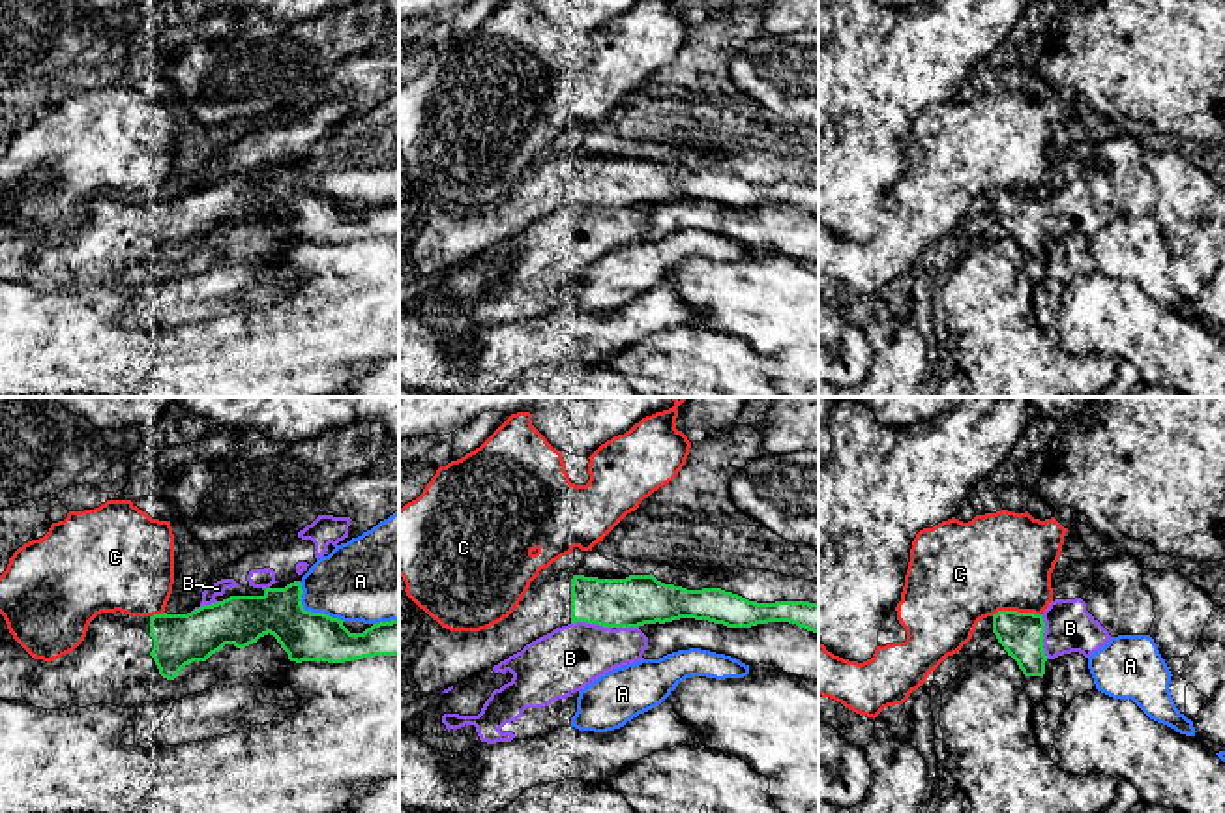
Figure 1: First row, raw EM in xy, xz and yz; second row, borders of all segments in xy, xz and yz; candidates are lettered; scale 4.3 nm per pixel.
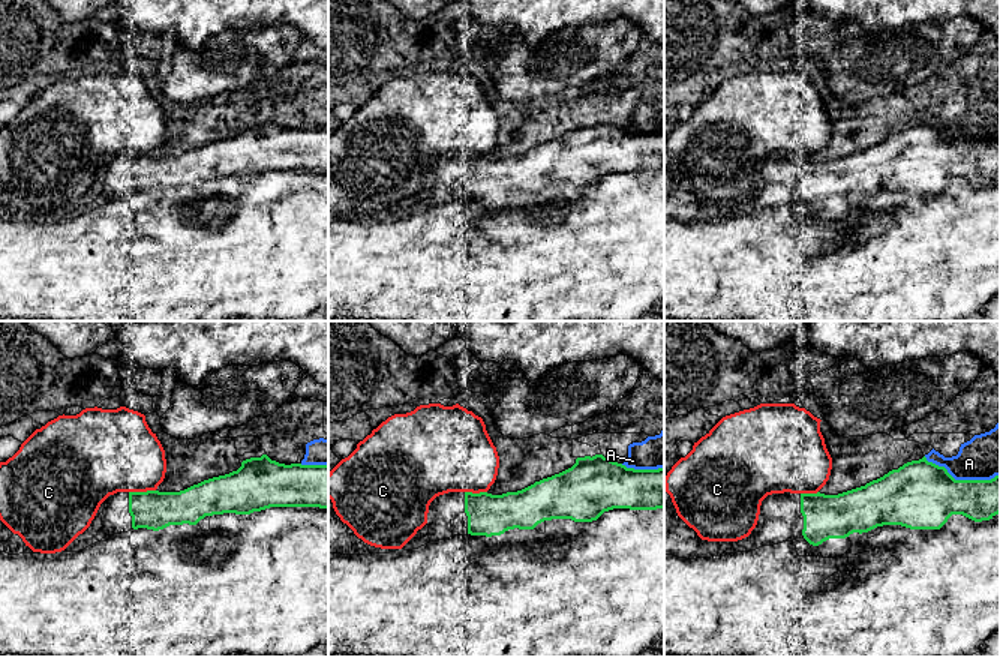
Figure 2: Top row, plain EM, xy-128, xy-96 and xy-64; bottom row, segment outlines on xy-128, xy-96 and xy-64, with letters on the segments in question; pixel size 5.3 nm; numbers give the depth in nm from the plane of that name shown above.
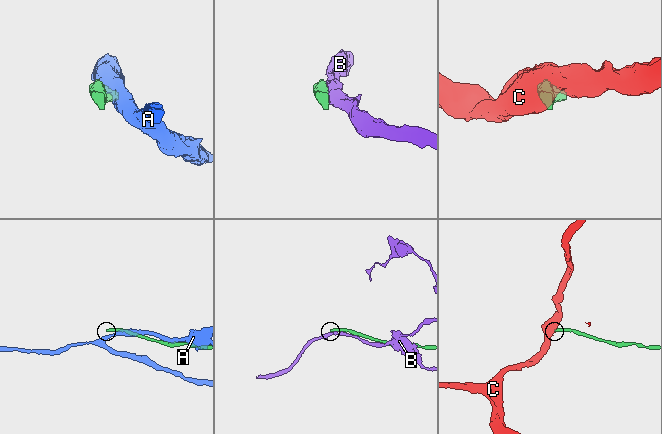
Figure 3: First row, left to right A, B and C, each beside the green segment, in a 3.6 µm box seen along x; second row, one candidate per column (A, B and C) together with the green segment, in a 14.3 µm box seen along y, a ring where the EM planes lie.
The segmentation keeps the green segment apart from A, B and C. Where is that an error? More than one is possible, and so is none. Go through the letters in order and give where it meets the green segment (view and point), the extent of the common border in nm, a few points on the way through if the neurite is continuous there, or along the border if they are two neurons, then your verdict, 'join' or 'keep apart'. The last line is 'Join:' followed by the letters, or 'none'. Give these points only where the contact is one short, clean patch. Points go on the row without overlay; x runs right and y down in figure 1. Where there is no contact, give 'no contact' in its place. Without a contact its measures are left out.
A: contact xy (309, 192); length 260 nm; keep apart
B: contact yz (1042, 218); length 190 nm; keep apart
C: contact yz (1016, 192); length 220 nm; keep apart
Join: none

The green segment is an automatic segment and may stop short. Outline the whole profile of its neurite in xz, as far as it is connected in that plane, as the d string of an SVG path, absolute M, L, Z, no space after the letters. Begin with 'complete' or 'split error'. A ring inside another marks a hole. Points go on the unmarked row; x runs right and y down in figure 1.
split error | M564 150L538 170L528 170L513 193L481 212L450 212L420 189L406 172L399 172L399 288L416 279L440 275L444 270L493 249L521 232L532 221L556 208L586 202L603 208L639 208L680 199L708 200L727 208L751 208L768 202L789 202L819 214L819 185L809 182L757 184L721 169L687 170L665 165L650 155L598 159Z

